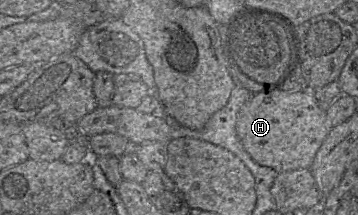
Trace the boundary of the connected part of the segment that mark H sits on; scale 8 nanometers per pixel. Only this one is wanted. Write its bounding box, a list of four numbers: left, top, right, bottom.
[236,88,331,174]

